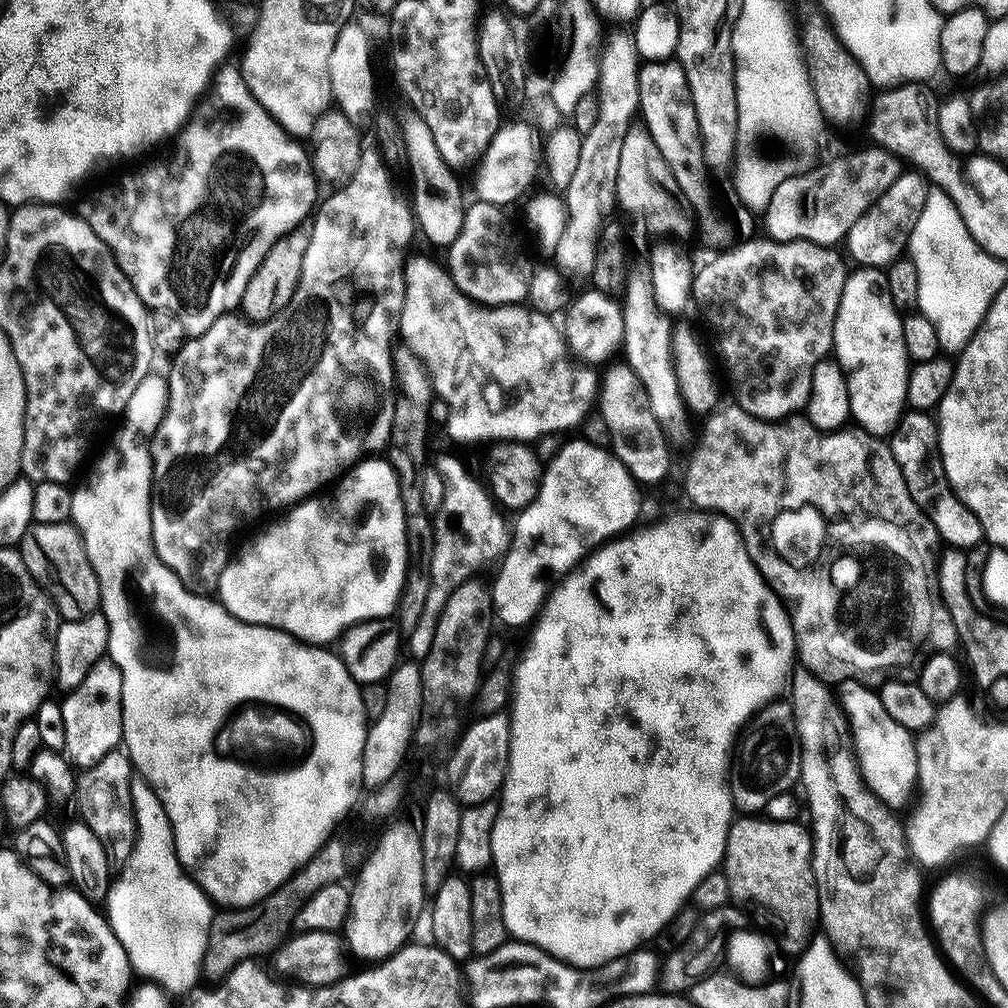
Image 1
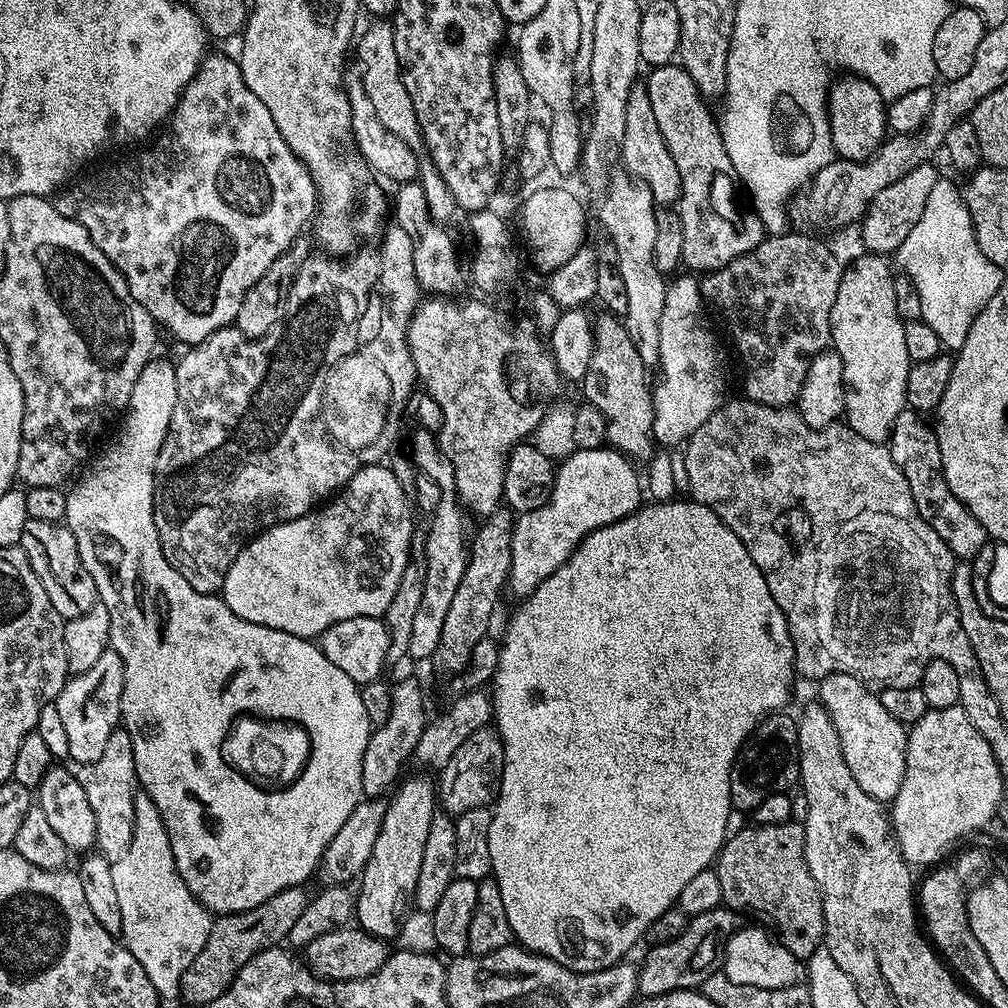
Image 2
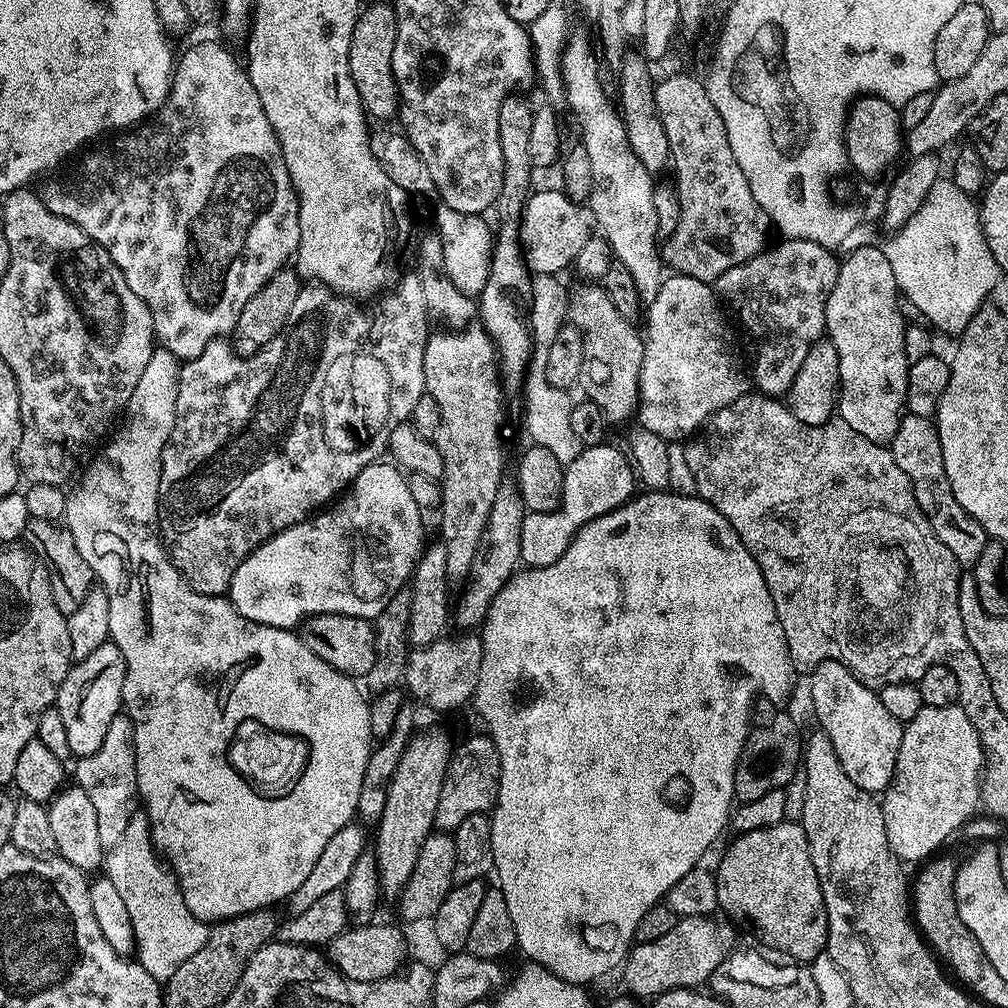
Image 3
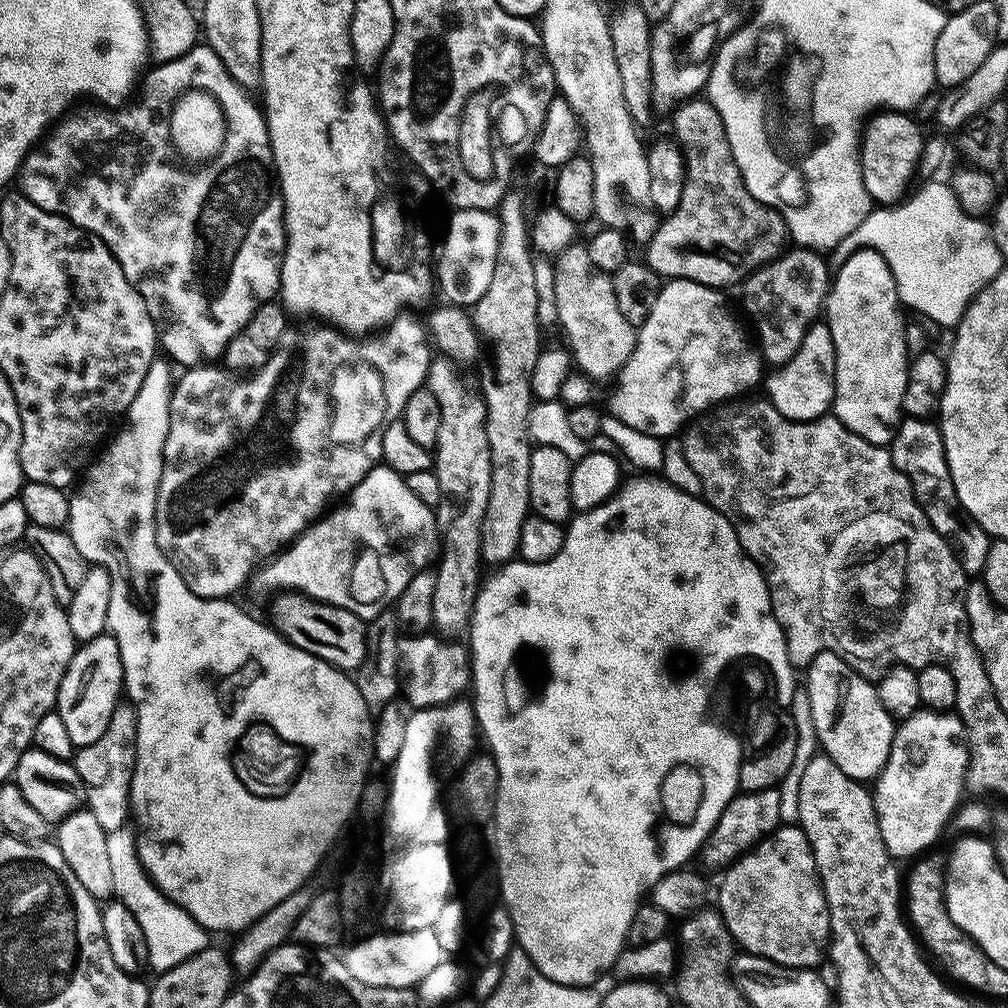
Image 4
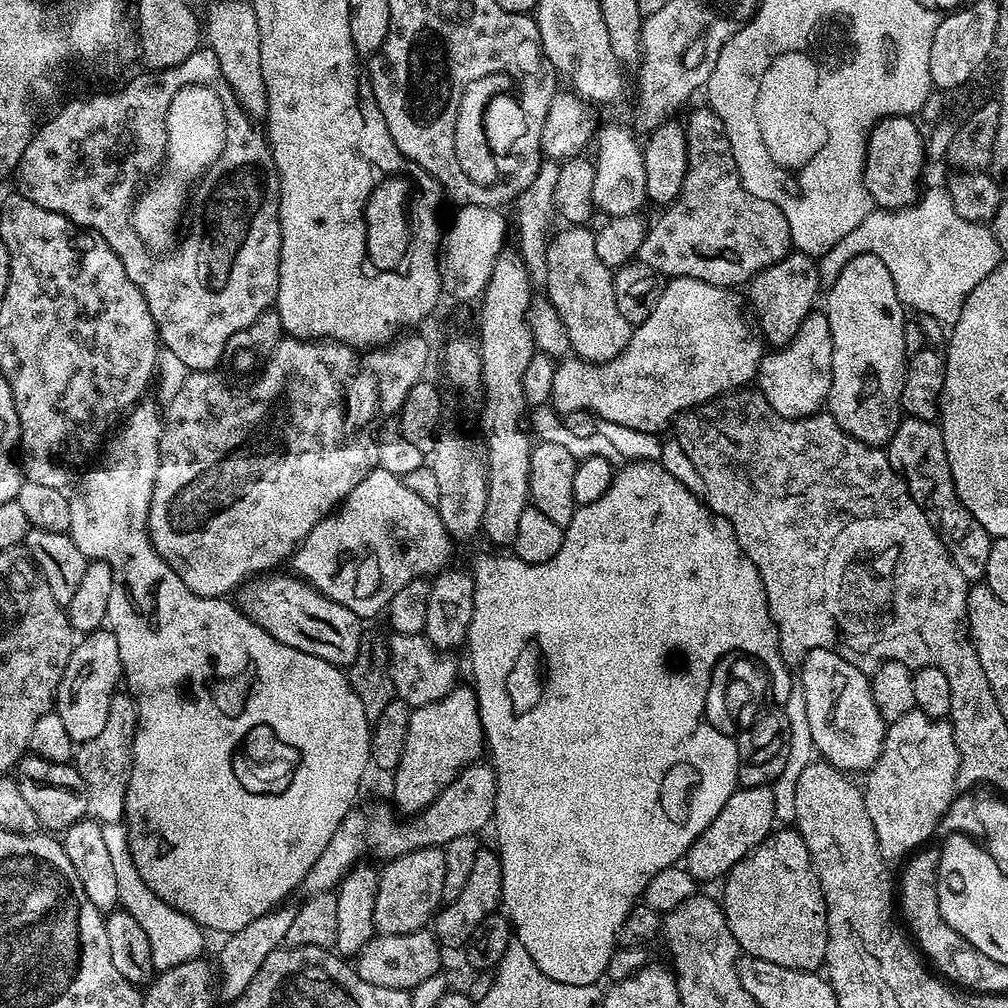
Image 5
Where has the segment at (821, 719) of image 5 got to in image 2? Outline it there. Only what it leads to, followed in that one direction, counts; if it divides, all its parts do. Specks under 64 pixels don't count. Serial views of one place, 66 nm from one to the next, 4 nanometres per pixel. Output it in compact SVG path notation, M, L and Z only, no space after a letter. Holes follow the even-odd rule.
M835 672L819 681L819 703L830 714L834 722L834 730L838 730L838 738L842 746L842 758L846 758L846 766L850 766L850 774L854 774L854 782L870 794L870 798L881 802L891 802L902 786L902 778L906 770L906 750L908 749L908 734L905 725L899 724L882 706L879 695L864 681L849 672Z

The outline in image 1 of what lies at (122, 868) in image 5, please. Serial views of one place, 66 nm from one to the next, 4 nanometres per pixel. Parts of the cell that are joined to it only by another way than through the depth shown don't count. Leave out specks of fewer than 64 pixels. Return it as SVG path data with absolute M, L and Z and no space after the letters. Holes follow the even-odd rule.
M133 775L130 786L132 795L132 813L136 819L136 841L130 850L127 860L123 861L121 870L113 879L108 889L106 901L106 919L114 930L122 950L126 950L133 973L145 981L163 988L173 997L191 993L197 987L196 979L202 976L204 956L208 953L208 935L214 915L214 905L207 894L198 887L192 877L180 865L180 859L174 846L174 830L158 794L140 776Z

